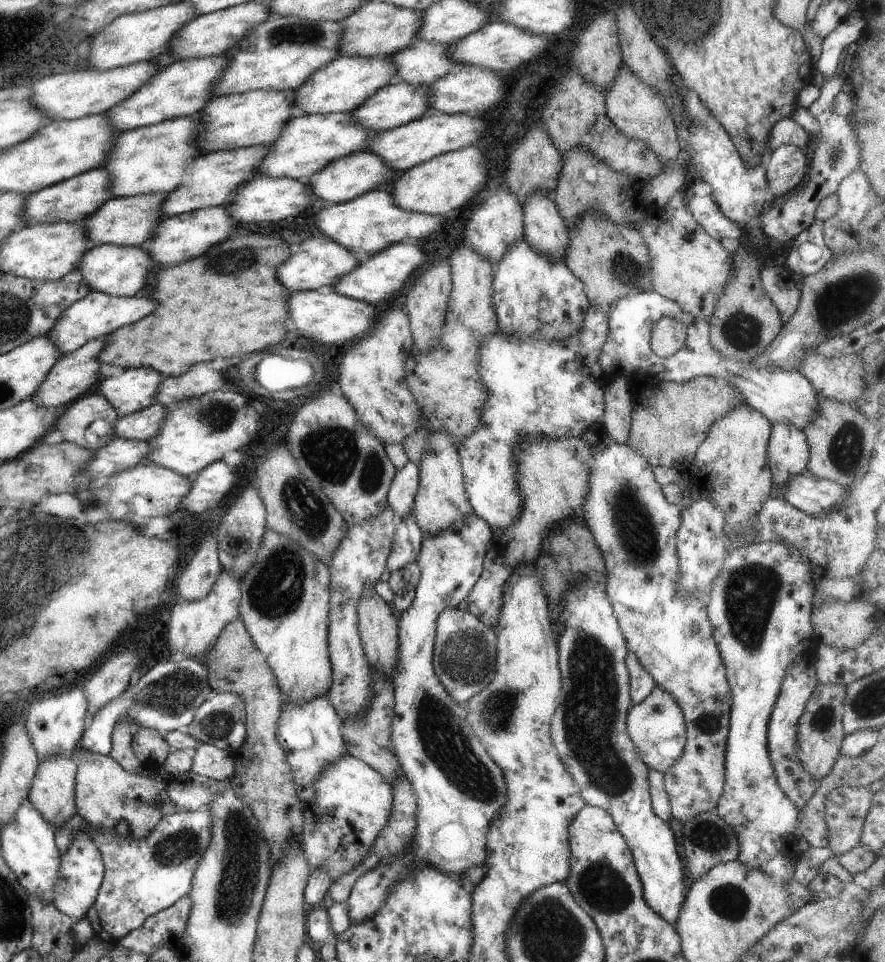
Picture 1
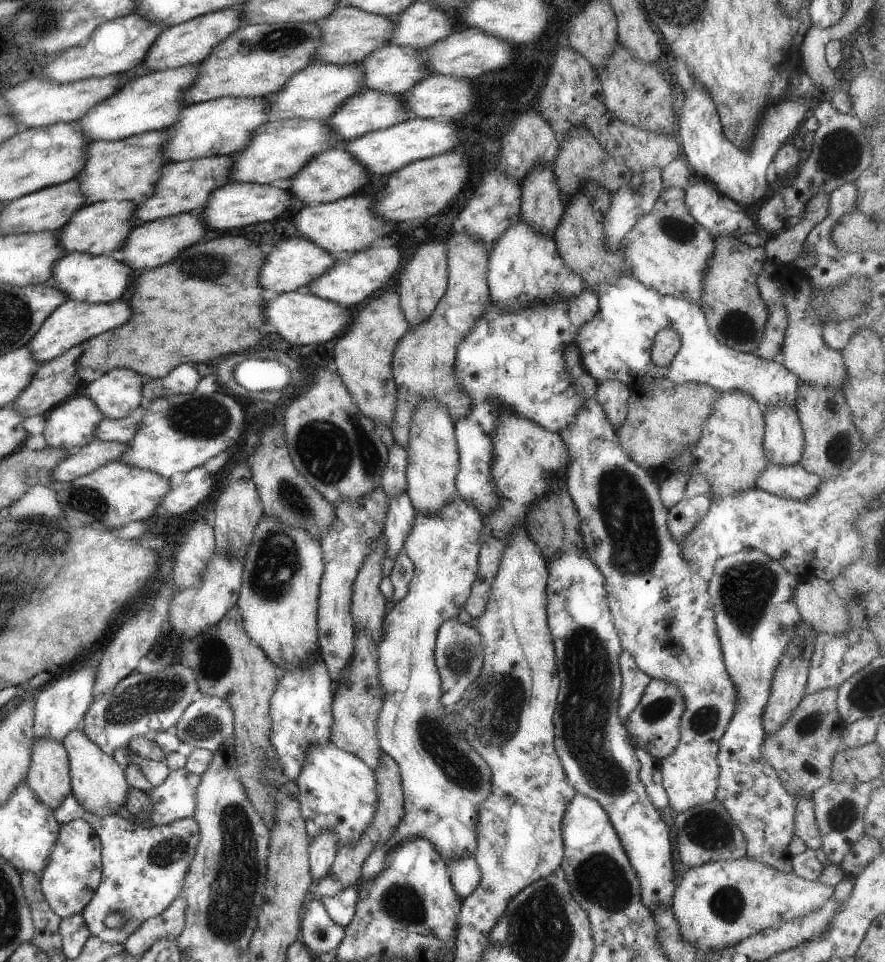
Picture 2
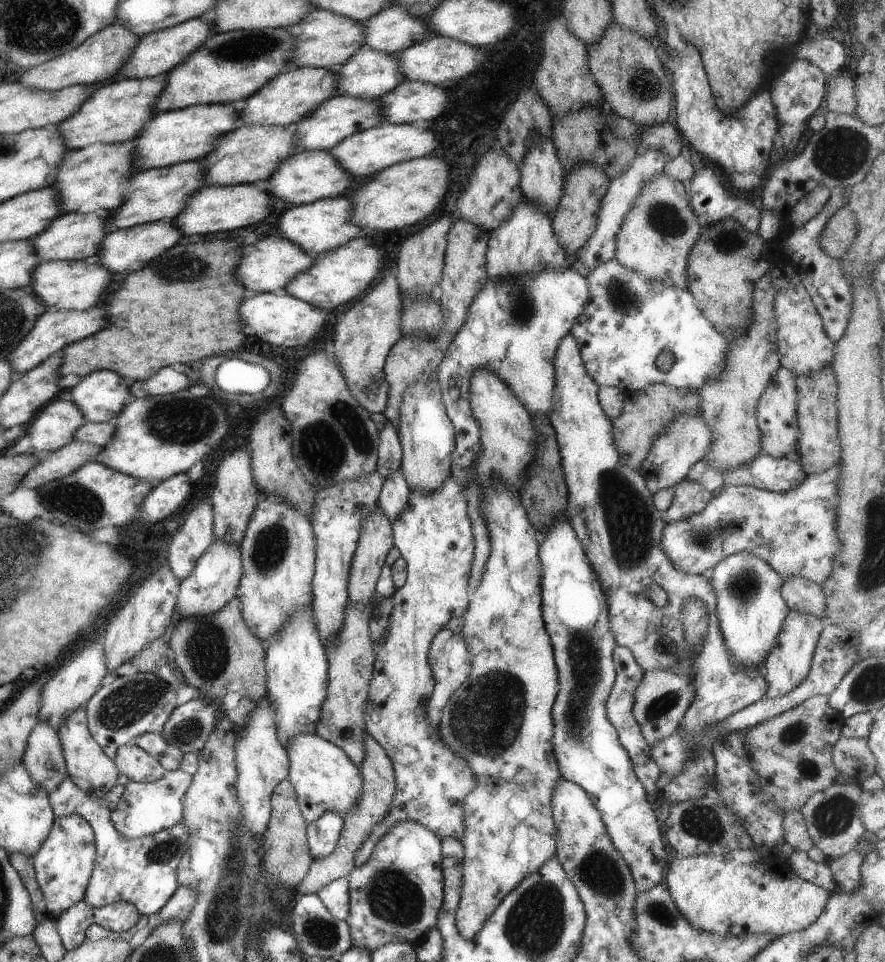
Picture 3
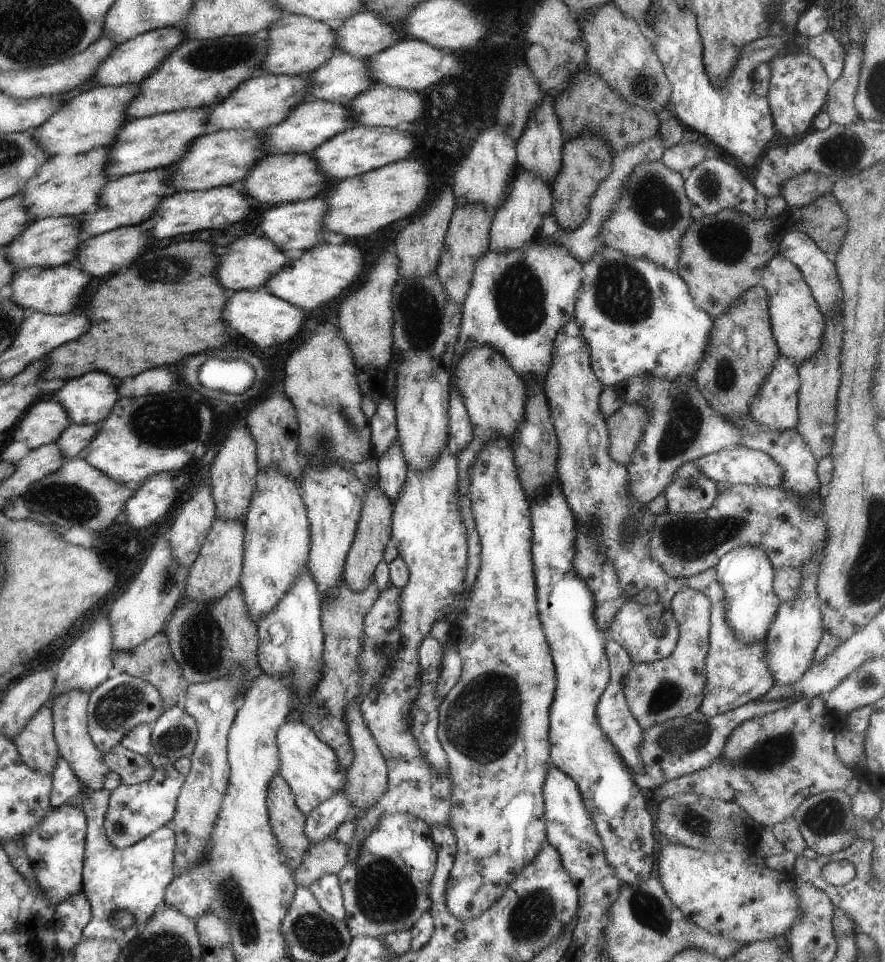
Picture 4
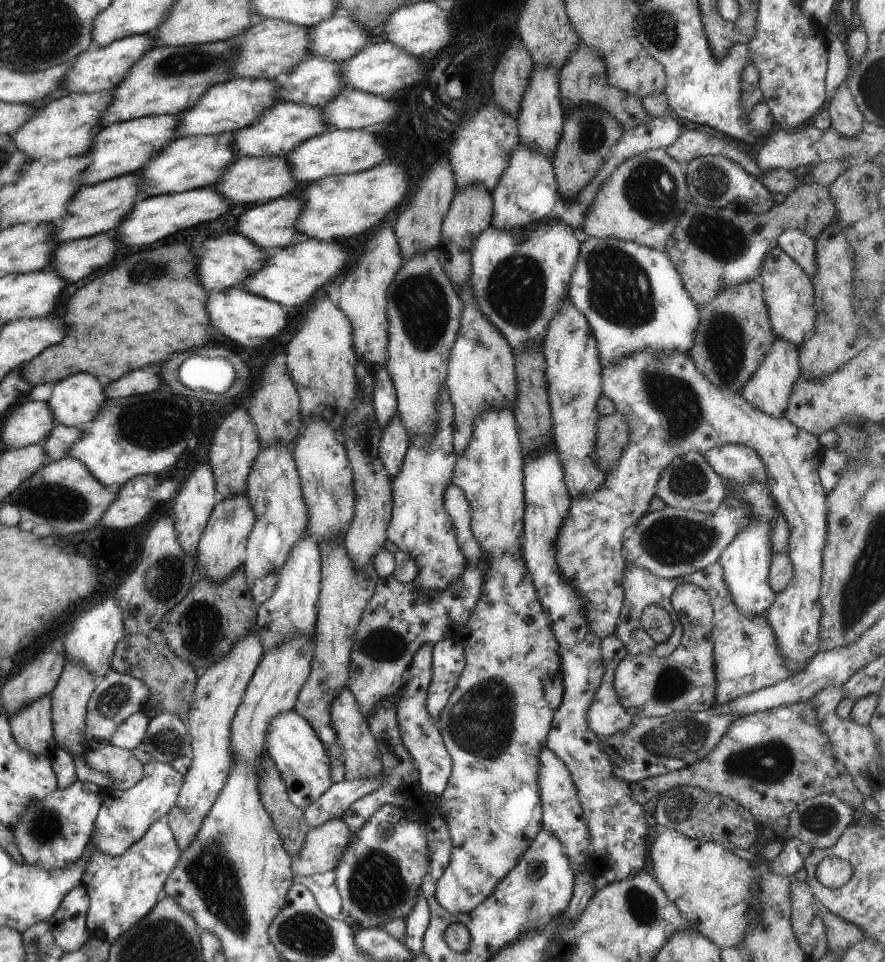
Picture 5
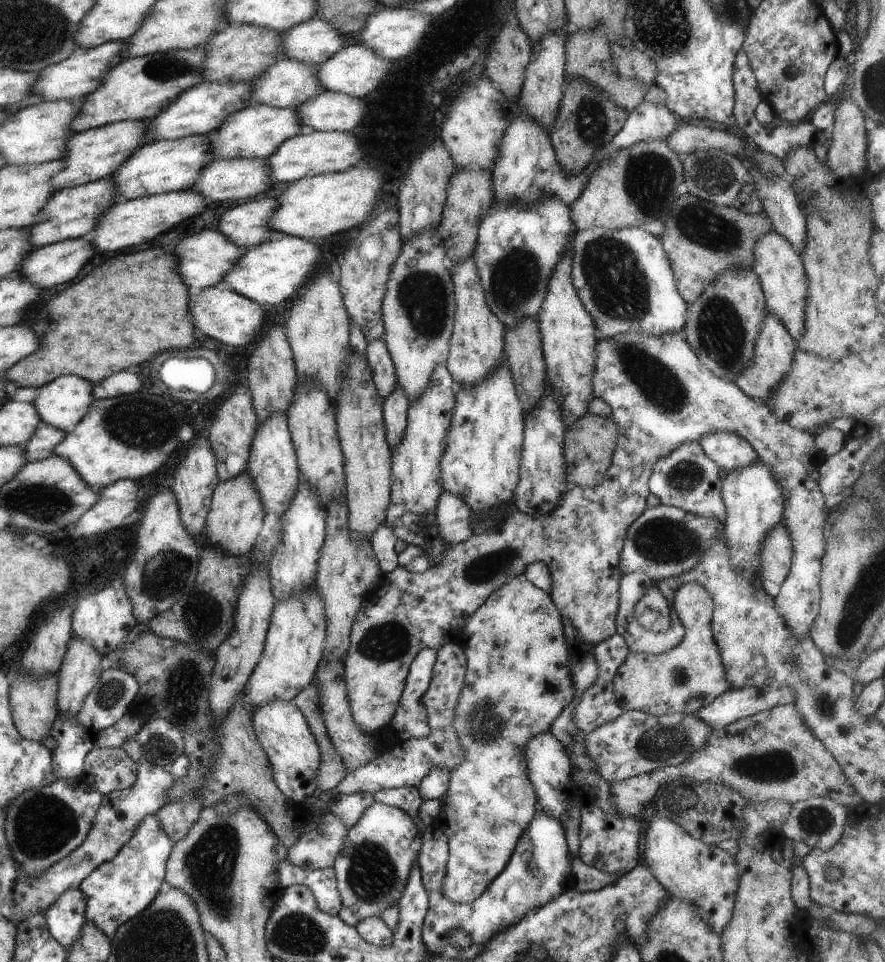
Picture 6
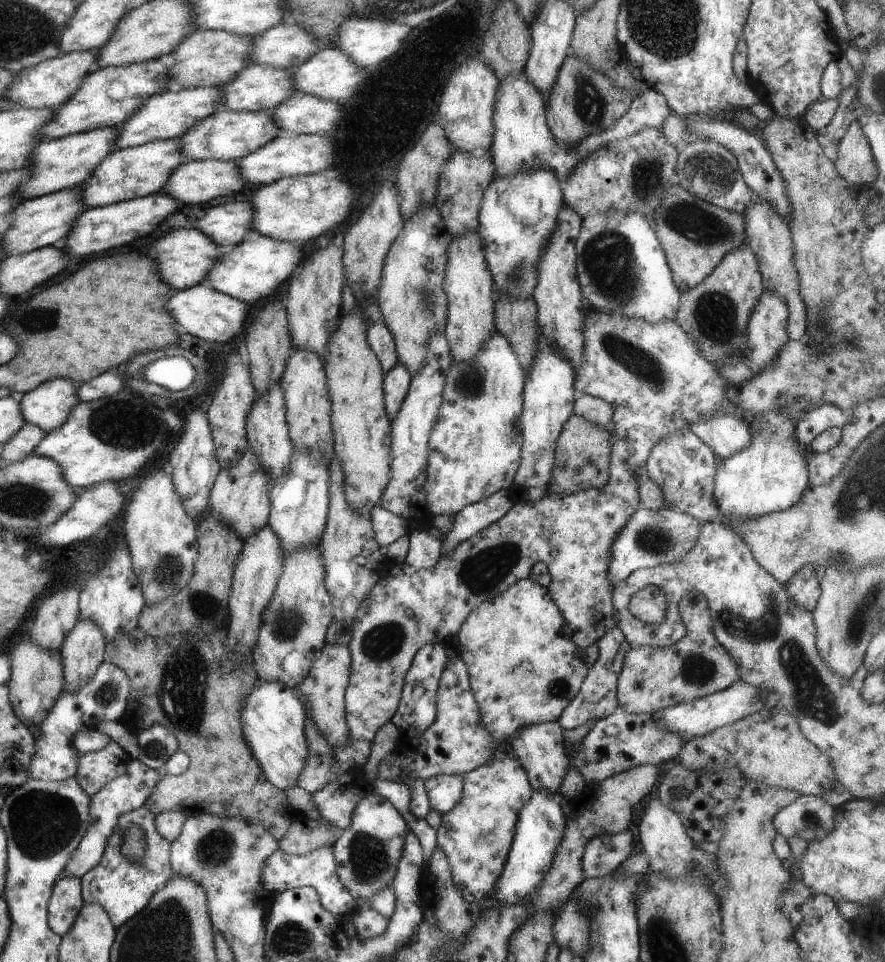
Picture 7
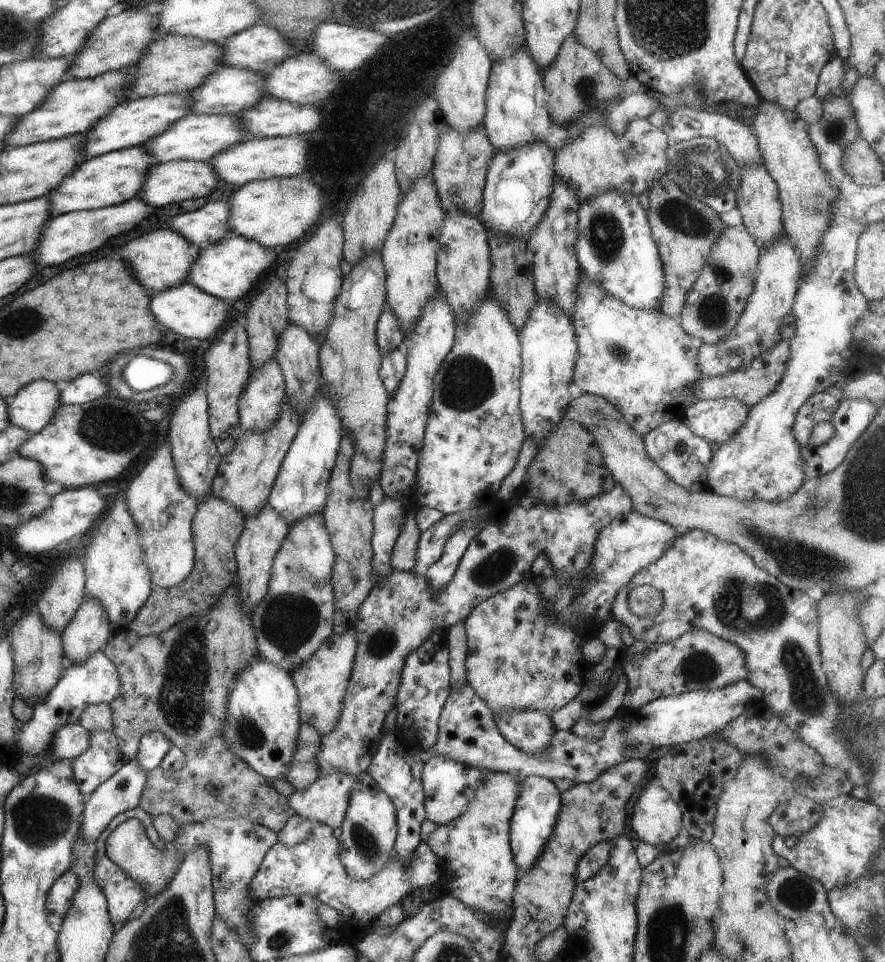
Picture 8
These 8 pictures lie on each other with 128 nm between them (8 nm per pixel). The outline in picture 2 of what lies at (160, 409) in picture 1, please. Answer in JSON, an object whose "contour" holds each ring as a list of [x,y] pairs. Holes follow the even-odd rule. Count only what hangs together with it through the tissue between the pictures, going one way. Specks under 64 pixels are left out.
{"contour":[[[142,398],[142,403],[134,410],[133,414],[120,419],[103,419],[95,426],[93,439],[126,443],[135,436],[139,430],[139,420],[148,401]]]}

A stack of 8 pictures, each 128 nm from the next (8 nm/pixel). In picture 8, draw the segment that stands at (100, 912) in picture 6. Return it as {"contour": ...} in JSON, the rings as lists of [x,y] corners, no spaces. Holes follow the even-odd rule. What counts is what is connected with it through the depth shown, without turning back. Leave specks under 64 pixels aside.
{"contour":[[[139,806],[113,816],[109,821],[109,824],[107,824],[107,826],[105,826],[101,831],[101,834],[99,834],[99,838],[95,841],[95,870],[93,870],[93,882],[101,888],[101,892],[103,892],[103,896],[106,898],[106,910],[108,912],[109,920],[111,920],[113,924],[116,922],[125,923],[129,918],[131,918],[131,916],[137,913],[138,909],[140,909],[144,903],[147,902],[146,893],[143,892],[143,888],[141,888],[137,882],[131,880],[131,878],[123,872],[120,866],[111,862],[106,854],[105,840],[107,840],[107,836],[111,834],[111,831],[115,830],[115,827],[118,824],[121,824],[121,822],[128,818],[137,818],[137,820],[141,822],[144,826],[149,842],[154,844],[157,850],[161,850],[164,843],[157,834],[155,828],[153,828],[152,820],[154,818],[149,816],[147,812],[143,812]]]}

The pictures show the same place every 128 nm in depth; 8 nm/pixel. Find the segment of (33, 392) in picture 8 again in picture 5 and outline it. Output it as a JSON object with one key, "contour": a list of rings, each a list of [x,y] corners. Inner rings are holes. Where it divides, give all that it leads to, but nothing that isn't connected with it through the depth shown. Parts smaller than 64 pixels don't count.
{"contour":[[[75,373],[57,381],[46,402],[55,423],[78,428],[90,423],[105,400],[103,383],[89,373]]]}

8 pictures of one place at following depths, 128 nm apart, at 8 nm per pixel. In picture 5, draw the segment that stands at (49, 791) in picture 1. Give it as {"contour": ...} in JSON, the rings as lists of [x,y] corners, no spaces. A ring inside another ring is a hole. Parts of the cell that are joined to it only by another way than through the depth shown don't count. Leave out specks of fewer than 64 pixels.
{"contour":[[[50,694],[27,704],[17,715],[8,716],[8,720],[19,748],[35,756],[52,757],[57,747],[52,731]]]}

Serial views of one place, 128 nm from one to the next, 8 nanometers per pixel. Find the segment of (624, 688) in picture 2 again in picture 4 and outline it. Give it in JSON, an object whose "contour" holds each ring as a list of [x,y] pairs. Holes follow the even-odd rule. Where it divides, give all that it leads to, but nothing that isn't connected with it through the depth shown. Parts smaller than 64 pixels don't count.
{"contour":[[[609,638],[605,642],[604,652],[608,660],[610,675],[605,685],[605,690],[599,696],[596,704],[595,716],[597,716],[597,724],[599,724],[601,732],[609,739],[609,742],[621,754],[621,758],[623,758],[628,768],[635,774],[643,774],[643,762],[641,762],[640,756],[642,730],[627,706],[622,686],[623,676],[633,666],[633,662],[629,658],[627,651],[620,644]]]}

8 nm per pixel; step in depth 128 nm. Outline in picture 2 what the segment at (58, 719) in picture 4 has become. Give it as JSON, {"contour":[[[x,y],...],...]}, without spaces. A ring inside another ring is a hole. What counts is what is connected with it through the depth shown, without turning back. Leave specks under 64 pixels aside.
{"contour":[[[80,721],[61,742],[68,759],[71,794],[88,812],[96,816],[115,815],[119,810],[125,814],[122,804],[129,786],[125,782],[124,769],[115,763],[112,756],[105,755],[98,745],[87,738],[82,725],[83,722]]]}

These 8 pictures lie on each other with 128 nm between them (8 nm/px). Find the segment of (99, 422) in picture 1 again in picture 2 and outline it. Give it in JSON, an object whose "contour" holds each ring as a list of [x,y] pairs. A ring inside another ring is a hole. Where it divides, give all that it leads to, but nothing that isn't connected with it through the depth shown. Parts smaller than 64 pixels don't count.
{"contour":[[[71,396],[45,414],[42,435],[49,448],[81,448],[93,440],[95,426],[103,420],[99,408],[85,396]]]}

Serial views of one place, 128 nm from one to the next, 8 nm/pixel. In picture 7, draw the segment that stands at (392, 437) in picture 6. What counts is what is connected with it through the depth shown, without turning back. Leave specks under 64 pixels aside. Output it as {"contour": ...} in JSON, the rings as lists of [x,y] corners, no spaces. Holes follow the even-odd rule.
{"contour":[[[399,362],[382,374],[383,401],[389,420],[398,412],[408,390],[410,373]]]}

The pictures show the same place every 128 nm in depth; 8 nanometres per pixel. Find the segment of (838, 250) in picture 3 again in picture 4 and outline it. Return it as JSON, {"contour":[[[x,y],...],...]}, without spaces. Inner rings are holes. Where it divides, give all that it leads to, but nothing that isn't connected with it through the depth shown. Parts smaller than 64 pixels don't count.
{"contour":[[[831,193],[819,196],[815,202],[809,202],[797,210],[785,208],[783,214],[775,218],[761,217],[759,220],[751,220],[749,216],[735,212],[735,210],[719,210],[713,216],[703,215],[701,218],[691,219],[689,226],[681,236],[679,242],[679,258],[677,261],[677,274],[687,285],[689,294],[697,308],[706,312],[712,319],[723,316],[727,312],[729,304],[741,296],[749,287],[757,285],[760,280],[760,273],[763,272],[764,264],[771,260],[772,256],[778,253],[778,244],[781,237],[791,230],[799,230],[807,234],[817,245],[817,248],[824,252],[829,260],[833,260],[841,246],[843,235],[846,231],[847,218],[839,204]]]}

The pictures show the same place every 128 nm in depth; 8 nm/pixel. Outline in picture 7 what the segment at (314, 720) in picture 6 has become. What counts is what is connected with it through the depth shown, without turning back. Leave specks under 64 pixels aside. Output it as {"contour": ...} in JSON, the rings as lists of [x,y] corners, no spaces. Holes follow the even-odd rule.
{"contour":[[[307,717],[304,723],[307,755],[303,769],[296,779],[296,786],[311,794],[341,774],[332,760],[332,748]]]}

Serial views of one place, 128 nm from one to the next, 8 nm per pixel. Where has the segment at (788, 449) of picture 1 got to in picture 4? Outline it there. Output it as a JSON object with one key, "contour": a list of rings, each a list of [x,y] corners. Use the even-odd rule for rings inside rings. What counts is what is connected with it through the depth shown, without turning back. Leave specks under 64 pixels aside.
{"contour":[[[777,355],[771,370],[759,386],[757,394],[751,398],[749,415],[760,427],[767,428],[767,432],[783,432],[793,430],[797,424],[797,392],[799,378],[798,365],[793,360]]]}

